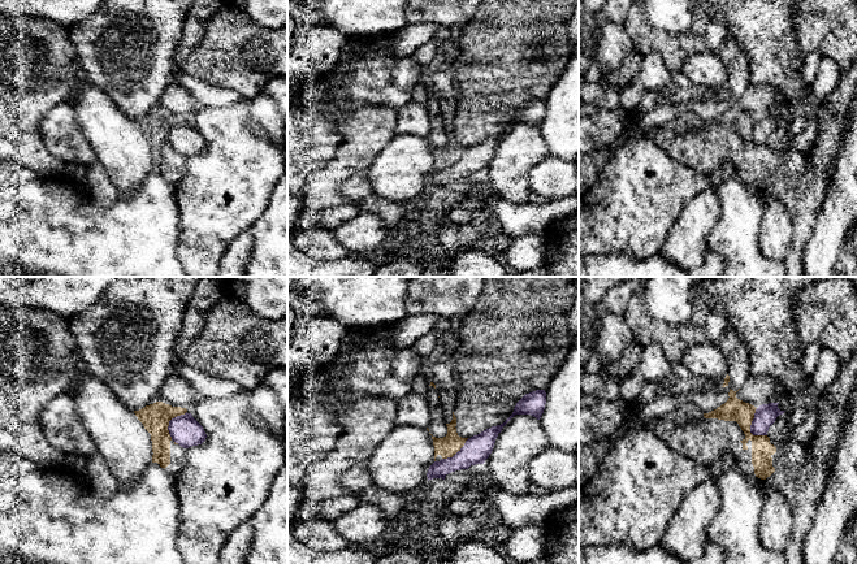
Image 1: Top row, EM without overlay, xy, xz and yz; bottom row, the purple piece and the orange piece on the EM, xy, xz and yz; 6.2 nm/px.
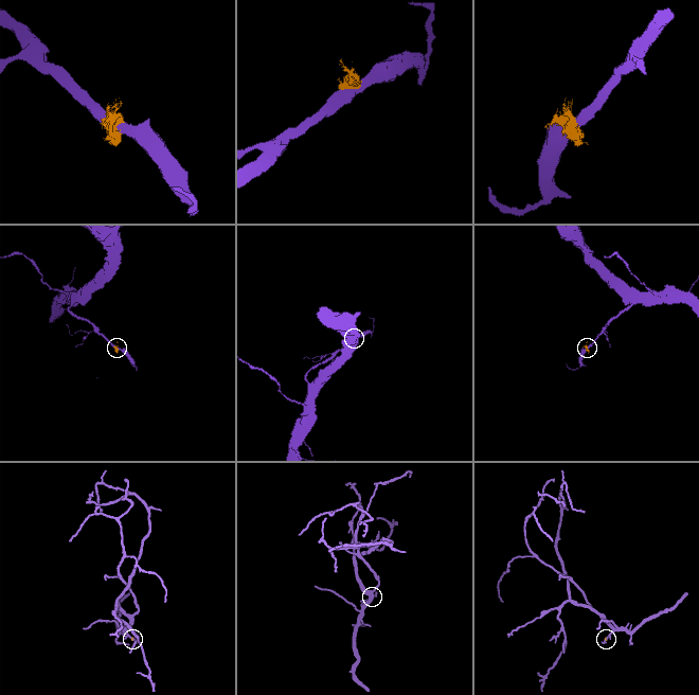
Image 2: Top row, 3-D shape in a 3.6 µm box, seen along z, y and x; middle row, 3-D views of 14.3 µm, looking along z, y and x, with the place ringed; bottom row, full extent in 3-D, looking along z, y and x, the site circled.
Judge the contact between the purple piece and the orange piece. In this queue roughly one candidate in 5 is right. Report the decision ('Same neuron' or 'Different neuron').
Different neuron

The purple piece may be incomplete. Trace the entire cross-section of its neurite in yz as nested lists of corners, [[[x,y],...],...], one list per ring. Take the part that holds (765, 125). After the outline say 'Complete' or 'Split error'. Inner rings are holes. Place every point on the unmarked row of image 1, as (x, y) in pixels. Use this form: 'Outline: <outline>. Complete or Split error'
Outline: [[[779,112],[762,113],[756,118],[754,127],[750,134],[753,144],[767,144],[769,136],[775,131],[779,123],[785,120],[778,117]]]. Complete

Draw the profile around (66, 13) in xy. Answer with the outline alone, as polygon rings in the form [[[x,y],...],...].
[[[0,0],[0,16],[51,19],[66,29],[85,21],[105,0]]]

